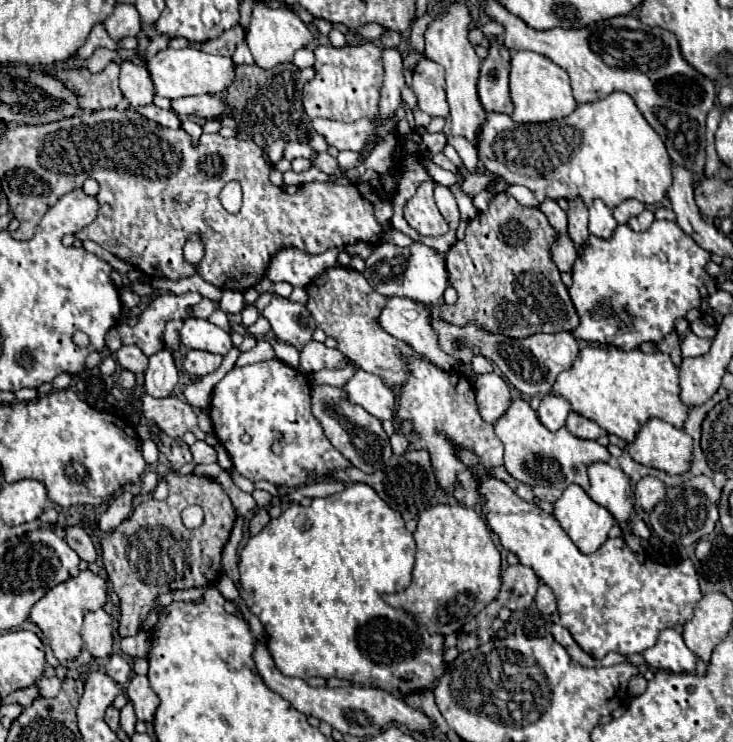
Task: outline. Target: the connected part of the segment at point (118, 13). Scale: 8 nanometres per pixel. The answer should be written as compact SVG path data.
M117 4L113 14L103 22L103 26L115 42L127 36L137 36L141 32L139 12L135 10L133 4Z

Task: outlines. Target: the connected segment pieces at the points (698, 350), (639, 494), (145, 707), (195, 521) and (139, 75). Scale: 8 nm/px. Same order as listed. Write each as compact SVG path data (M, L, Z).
M687 332L681 342L681 352L683 352L683 358L695 358L709 352L709 346L711 346L709 338L699 338L693 332Z
M645 476L635 484L633 494L635 494L637 506L641 506L643 510L653 510L653 506L665 498L665 486L659 478Z
M133 676L133 678L129 680L127 698L133 702L135 714L137 714L139 720L143 720L143 722L153 722L155 710L157 710L157 706L159 706L159 698L157 698L155 692L151 690L147 676Z
M189 506L183 510L183 524L187 528L197 528L203 522L203 510L199 506Z
M125 60L121 64L121 92L129 106L145 106L153 102L155 88L149 76L149 70L143 64L135 64Z

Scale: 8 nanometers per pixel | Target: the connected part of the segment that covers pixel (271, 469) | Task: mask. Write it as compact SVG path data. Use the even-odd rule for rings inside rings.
M277 358L243 368L235 366L227 372L213 388L209 410L213 430L231 456L233 472L251 482L267 480L277 488L297 488L309 480L329 480L335 470L351 468L313 418L309 392L307 376ZM243 434L251 436L249 444L241 442ZM273 442L281 444L281 454L273 452Z

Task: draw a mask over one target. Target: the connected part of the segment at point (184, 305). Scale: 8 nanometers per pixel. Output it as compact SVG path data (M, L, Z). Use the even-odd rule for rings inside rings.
M187 292L181 296L165 294L157 300L153 300L151 306L141 314L139 322L133 328L129 328L129 325L124 323L117 326L122 344L129 345L129 341L132 341L147 356L155 354L157 350L163 348L165 324L173 319L188 319L187 308L197 306L199 302L201 302L201 295L197 292Z

